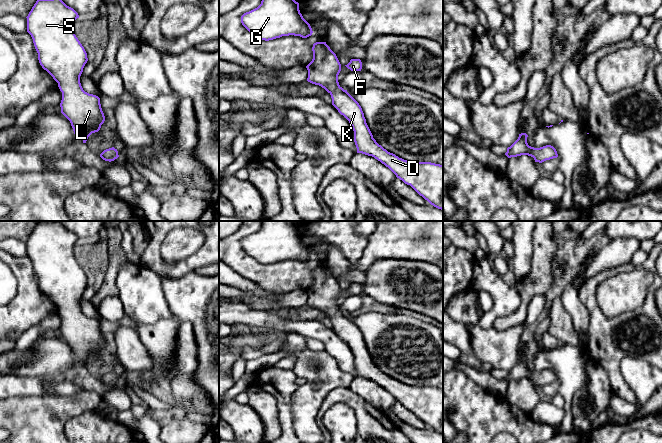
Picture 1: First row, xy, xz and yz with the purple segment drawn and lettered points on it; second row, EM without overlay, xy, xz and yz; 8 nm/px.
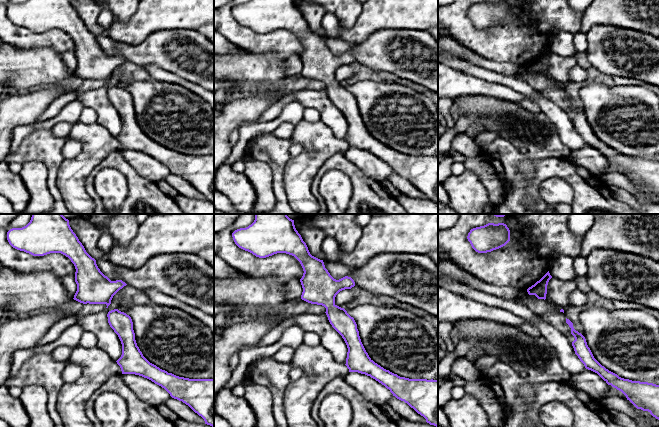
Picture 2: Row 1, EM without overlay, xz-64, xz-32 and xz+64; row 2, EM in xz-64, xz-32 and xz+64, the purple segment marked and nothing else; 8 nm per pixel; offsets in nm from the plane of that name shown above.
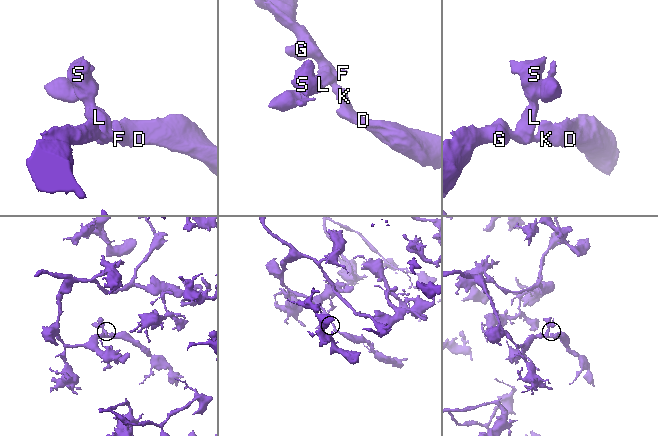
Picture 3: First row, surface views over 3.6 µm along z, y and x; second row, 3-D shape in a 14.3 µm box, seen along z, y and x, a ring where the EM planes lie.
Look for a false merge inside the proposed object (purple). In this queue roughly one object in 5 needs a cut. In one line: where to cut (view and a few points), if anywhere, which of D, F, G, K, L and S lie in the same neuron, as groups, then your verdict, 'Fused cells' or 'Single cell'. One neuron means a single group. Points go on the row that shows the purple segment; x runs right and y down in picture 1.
No split. Groups: D F G K L S. Single cell

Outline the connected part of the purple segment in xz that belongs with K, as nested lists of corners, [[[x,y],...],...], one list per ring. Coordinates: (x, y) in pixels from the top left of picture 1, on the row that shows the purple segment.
[[[326,42],[314,43],[312,51],[313,59],[306,66],[307,81],[321,86],[331,95],[332,105],[352,126],[357,153],[374,157],[431,205],[443,210],[443,165],[410,162],[379,145],[366,123],[361,106],[339,85],[341,64],[336,54]]]

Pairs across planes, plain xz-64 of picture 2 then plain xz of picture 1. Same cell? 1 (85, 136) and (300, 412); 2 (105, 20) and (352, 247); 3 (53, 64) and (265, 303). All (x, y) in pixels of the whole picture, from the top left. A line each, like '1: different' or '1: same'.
1: same
2: different
3: same

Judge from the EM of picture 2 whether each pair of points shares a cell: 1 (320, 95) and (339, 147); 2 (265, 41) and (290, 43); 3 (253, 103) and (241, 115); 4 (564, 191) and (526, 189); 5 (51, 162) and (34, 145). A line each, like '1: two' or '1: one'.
1: two
2: one
3: one
4: two
5: one

